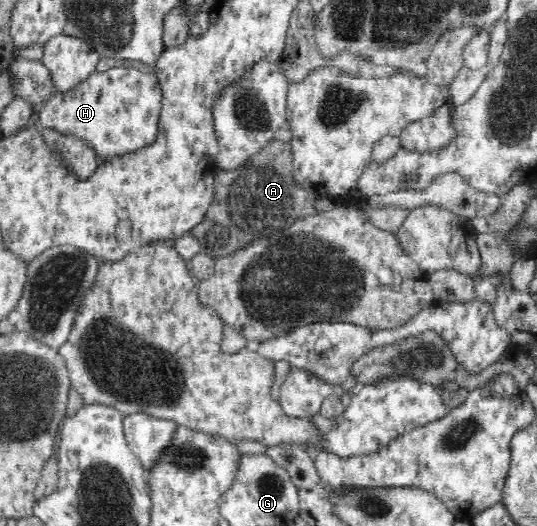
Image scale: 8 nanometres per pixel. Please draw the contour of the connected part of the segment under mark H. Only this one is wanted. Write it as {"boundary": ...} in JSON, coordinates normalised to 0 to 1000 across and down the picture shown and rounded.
{"boundary":[[[210,127],[199,135],[169,139],[158,154],[147,158],[140,169],[125,177],[99,177],[69,207],[61,238],[74,247],[104,249],[114,259],[140,260],[158,270],[171,287],[184,312],[207,308],[207,302],[255,291],[289,274],[296,249],[294,230],[302,211],[302,173],[291,156],[289,141],[281,133],[263,135],[250,129]]]}

